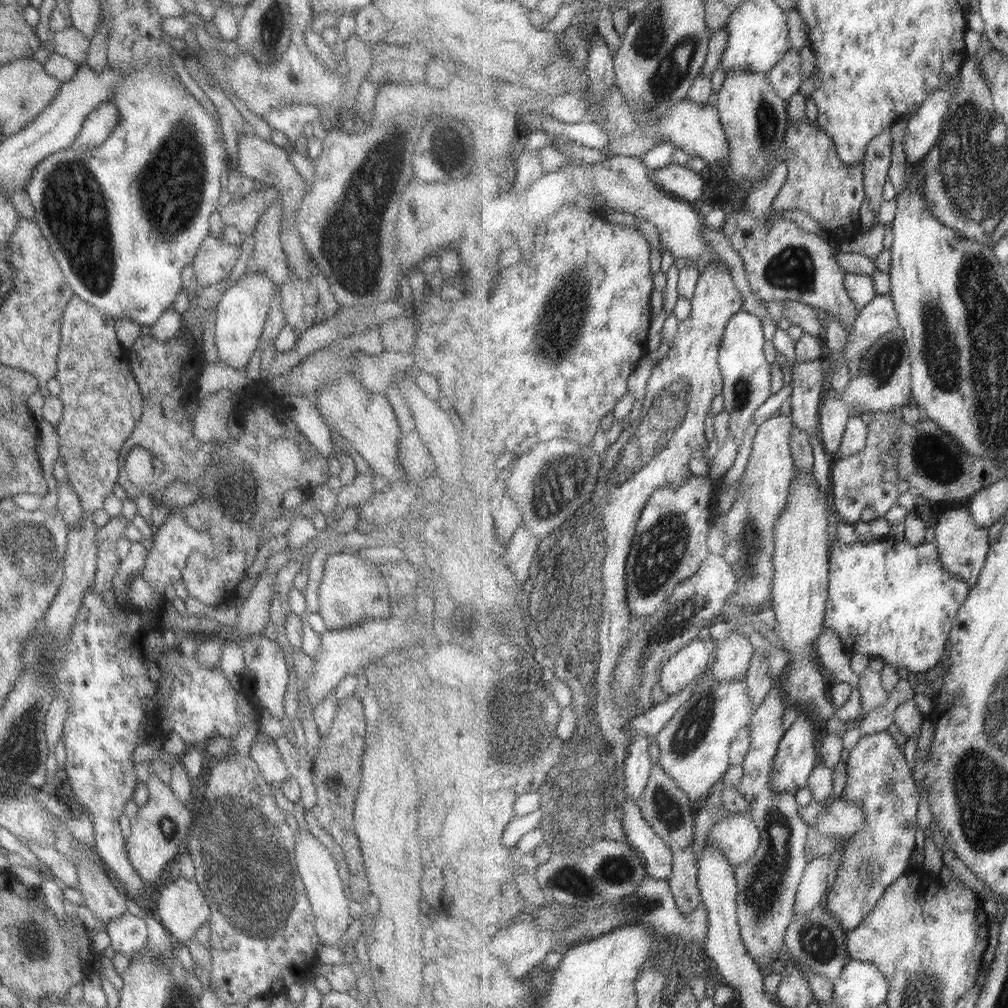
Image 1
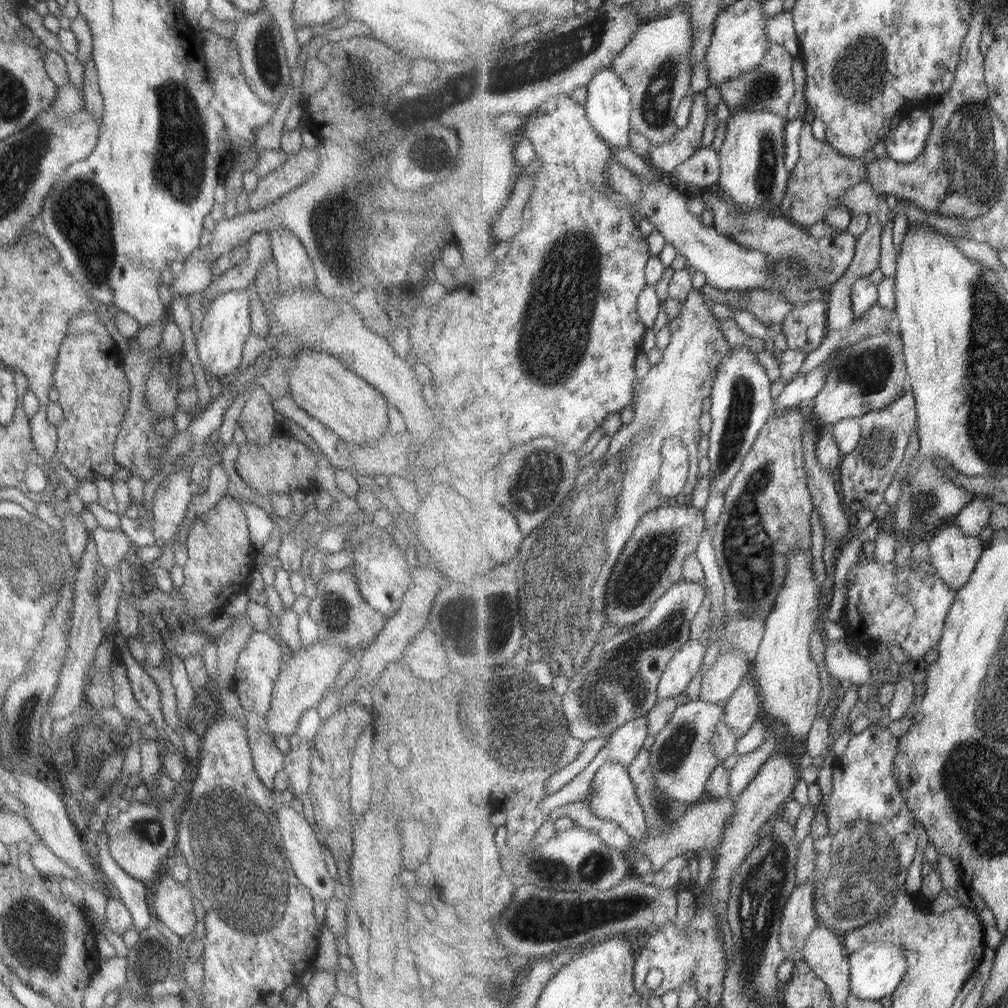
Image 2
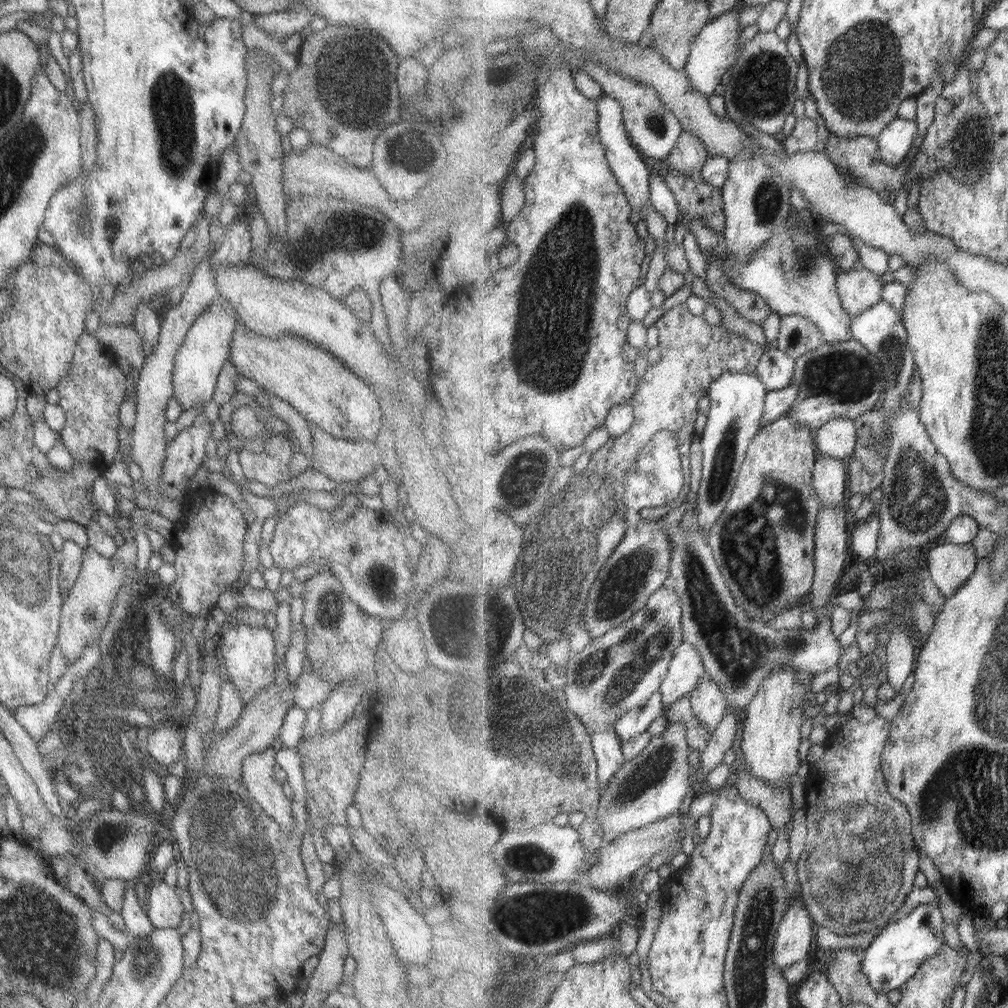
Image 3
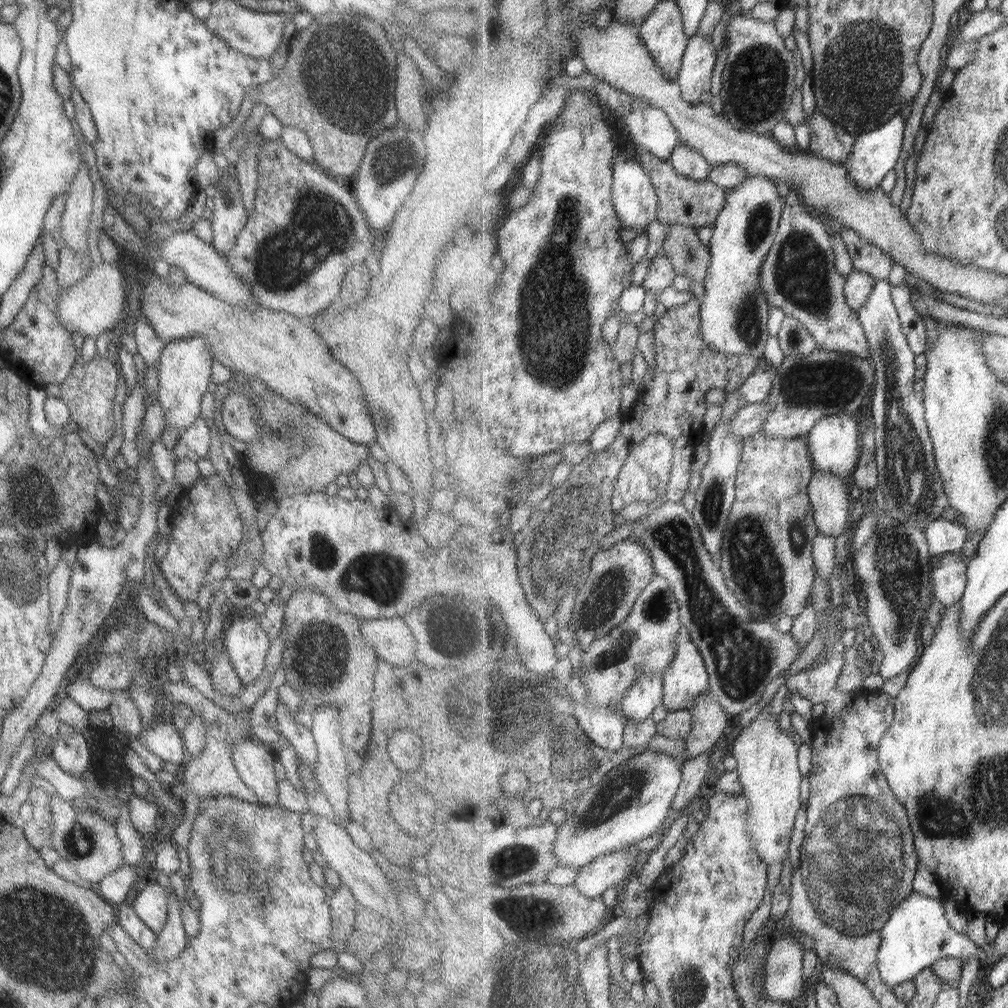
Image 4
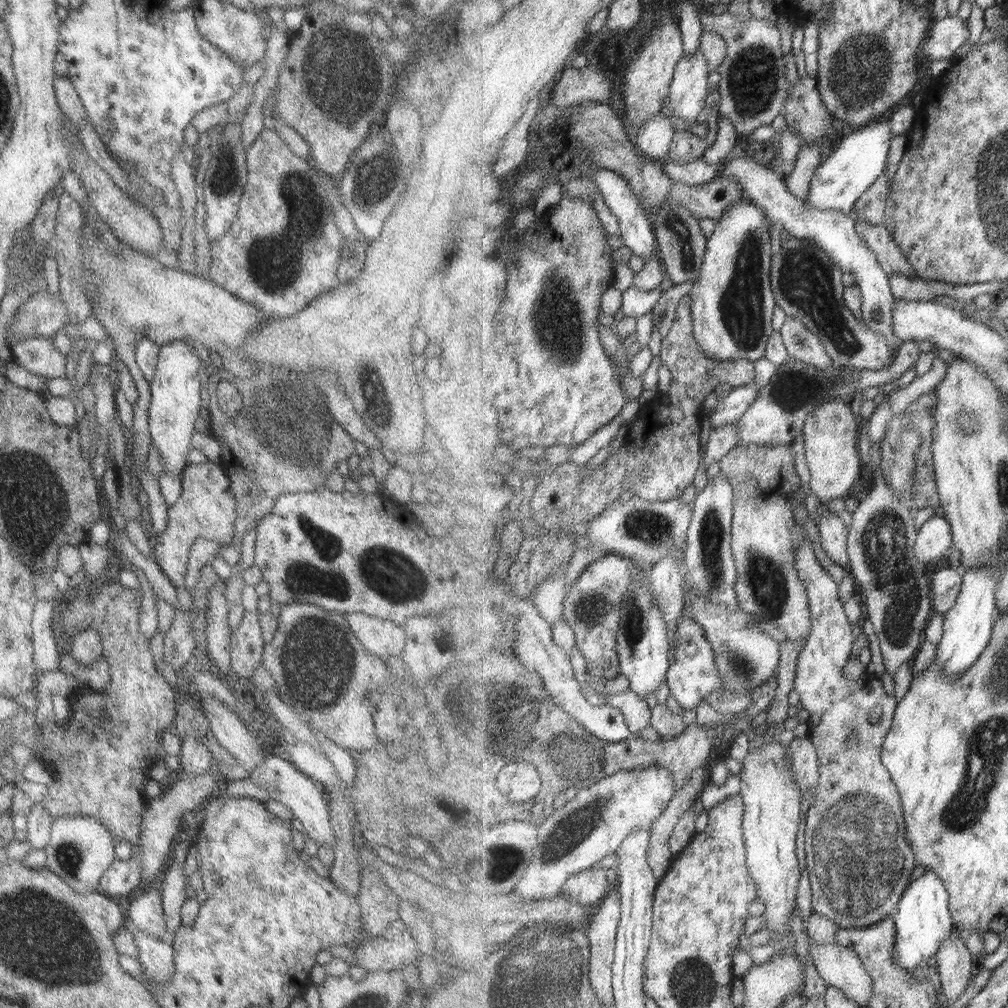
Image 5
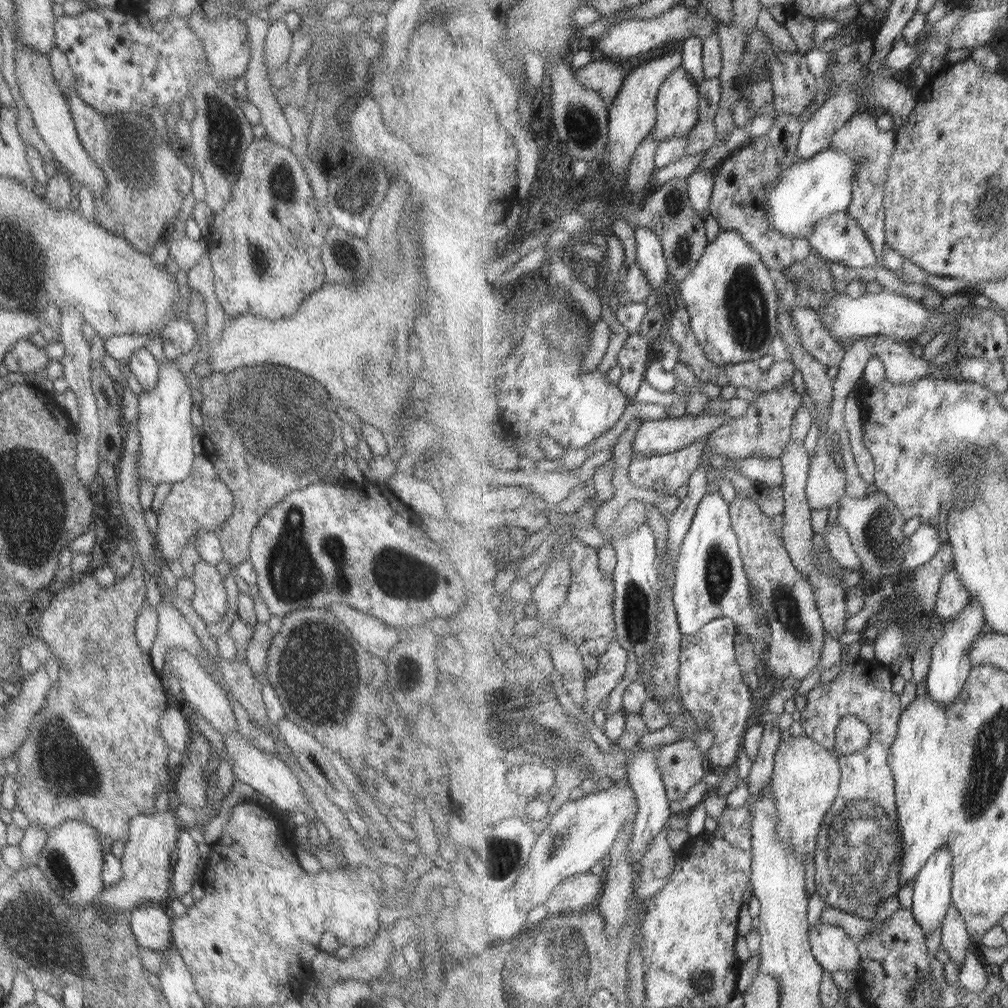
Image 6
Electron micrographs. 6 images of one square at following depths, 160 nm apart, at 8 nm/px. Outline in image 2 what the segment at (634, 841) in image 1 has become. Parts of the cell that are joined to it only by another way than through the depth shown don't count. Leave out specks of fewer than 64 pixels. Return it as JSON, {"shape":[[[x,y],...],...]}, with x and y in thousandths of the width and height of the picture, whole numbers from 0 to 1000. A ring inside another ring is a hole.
{"shape":[[[603,756],[603,758],[596,759],[590,770],[582,775],[587,786],[586,800],[591,814],[610,813],[626,831],[631,831],[631,833],[643,831],[641,808],[631,789],[631,778],[619,758]]]}

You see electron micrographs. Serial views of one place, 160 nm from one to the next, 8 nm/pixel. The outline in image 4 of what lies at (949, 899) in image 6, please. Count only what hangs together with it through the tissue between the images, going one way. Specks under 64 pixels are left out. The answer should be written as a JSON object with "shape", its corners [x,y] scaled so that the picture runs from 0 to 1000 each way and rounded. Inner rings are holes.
{"shape":[[[907,884],[885,905],[883,912],[873,924],[875,934],[871,942],[871,957],[877,975],[884,979],[908,970],[934,950],[949,950],[951,952],[970,950],[975,957],[981,950],[978,942],[967,937],[957,926],[945,921],[934,892],[924,892]]]}

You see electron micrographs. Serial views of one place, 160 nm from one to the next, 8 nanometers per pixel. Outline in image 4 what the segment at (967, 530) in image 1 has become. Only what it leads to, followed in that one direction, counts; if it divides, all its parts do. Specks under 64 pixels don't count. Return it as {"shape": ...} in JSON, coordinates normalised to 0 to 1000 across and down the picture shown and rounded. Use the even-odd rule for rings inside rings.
{"shape":[[[953,547],[936,550],[926,557],[926,590],[939,603],[952,598],[955,593],[959,582],[959,560]]]}

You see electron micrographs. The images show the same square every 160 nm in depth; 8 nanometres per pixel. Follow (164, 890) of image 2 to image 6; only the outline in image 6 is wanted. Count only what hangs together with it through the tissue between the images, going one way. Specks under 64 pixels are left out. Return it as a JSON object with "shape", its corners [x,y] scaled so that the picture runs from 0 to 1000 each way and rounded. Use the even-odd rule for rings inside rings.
{"shape":[[[155,897],[140,898],[132,902],[128,905],[127,914],[136,938],[151,943],[171,938],[168,911]]]}

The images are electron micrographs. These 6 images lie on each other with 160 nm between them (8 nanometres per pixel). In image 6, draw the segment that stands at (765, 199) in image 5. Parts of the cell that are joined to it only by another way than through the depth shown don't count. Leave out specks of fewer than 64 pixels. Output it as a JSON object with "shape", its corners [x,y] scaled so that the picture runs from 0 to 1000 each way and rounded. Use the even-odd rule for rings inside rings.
{"shape":[[[840,209],[813,218],[813,221],[809,222],[806,226],[801,237],[806,246],[823,260],[831,260],[847,268],[856,265],[868,265],[869,263],[873,264],[871,252],[868,250],[863,235],[852,224],[851,218],[848,218],[848,215],[841,212]]]}

